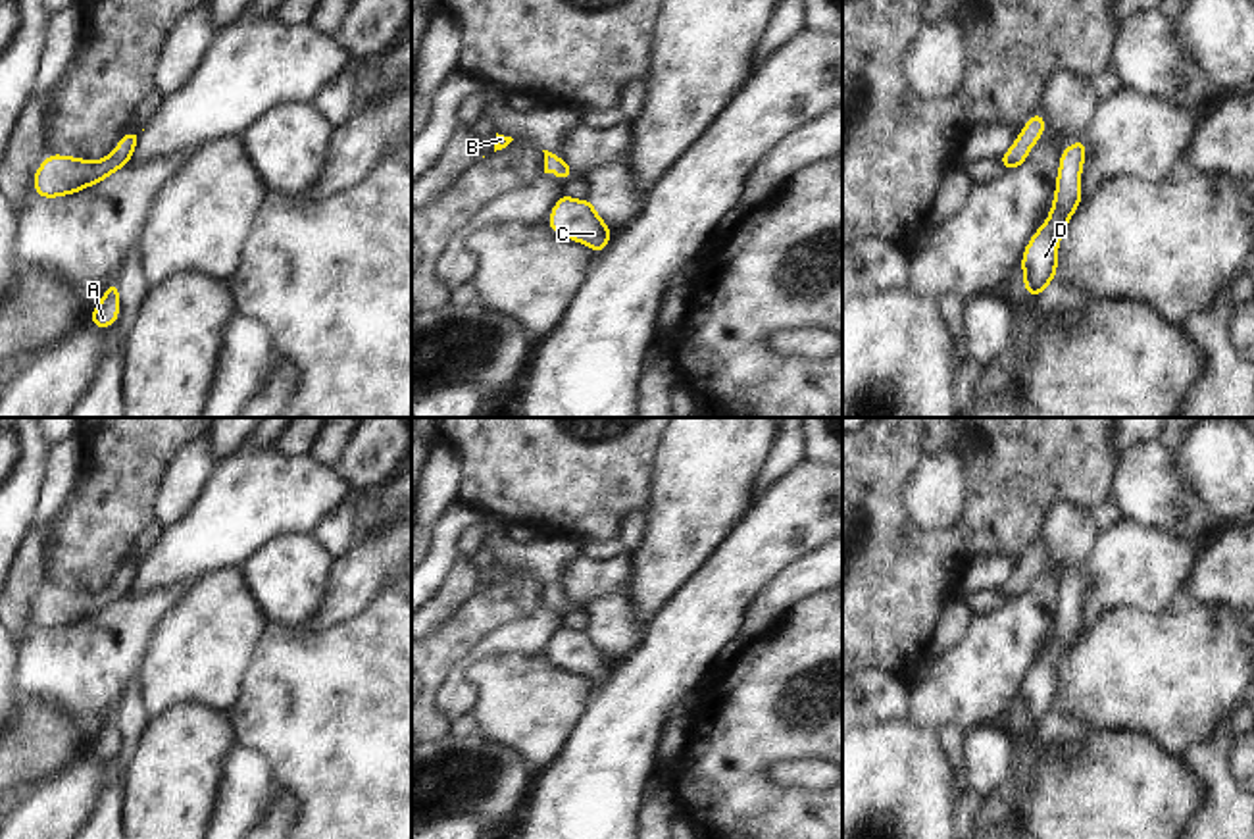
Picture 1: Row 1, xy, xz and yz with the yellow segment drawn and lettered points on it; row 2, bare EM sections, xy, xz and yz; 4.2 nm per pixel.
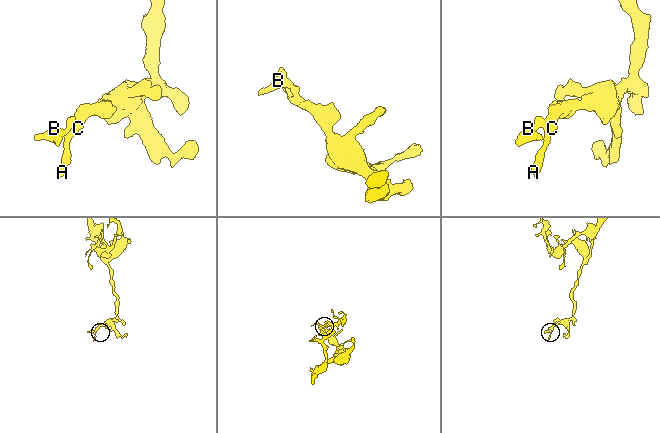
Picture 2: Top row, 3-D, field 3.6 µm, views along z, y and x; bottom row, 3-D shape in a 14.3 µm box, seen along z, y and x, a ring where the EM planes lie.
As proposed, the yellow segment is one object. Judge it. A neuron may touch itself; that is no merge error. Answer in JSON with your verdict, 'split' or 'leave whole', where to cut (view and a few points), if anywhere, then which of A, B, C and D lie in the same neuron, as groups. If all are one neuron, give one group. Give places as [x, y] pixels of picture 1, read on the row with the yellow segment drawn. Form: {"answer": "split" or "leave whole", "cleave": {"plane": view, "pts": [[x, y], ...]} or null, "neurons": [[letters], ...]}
{"answer": "leave whole", "cleave": null, "neurons": [["A", "B", "C", "D"]]}

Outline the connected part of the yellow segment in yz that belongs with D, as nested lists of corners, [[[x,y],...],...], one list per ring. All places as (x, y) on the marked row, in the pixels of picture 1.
[[[1085,139],[1071,142],[1060,156],[1056,194],[1048,219],[1031,237],[1021,256],[1027,296],[1039,294],[1056,279],[1058,242],[1073,212],[1081,206],[1081,169],[1087,158]]]

